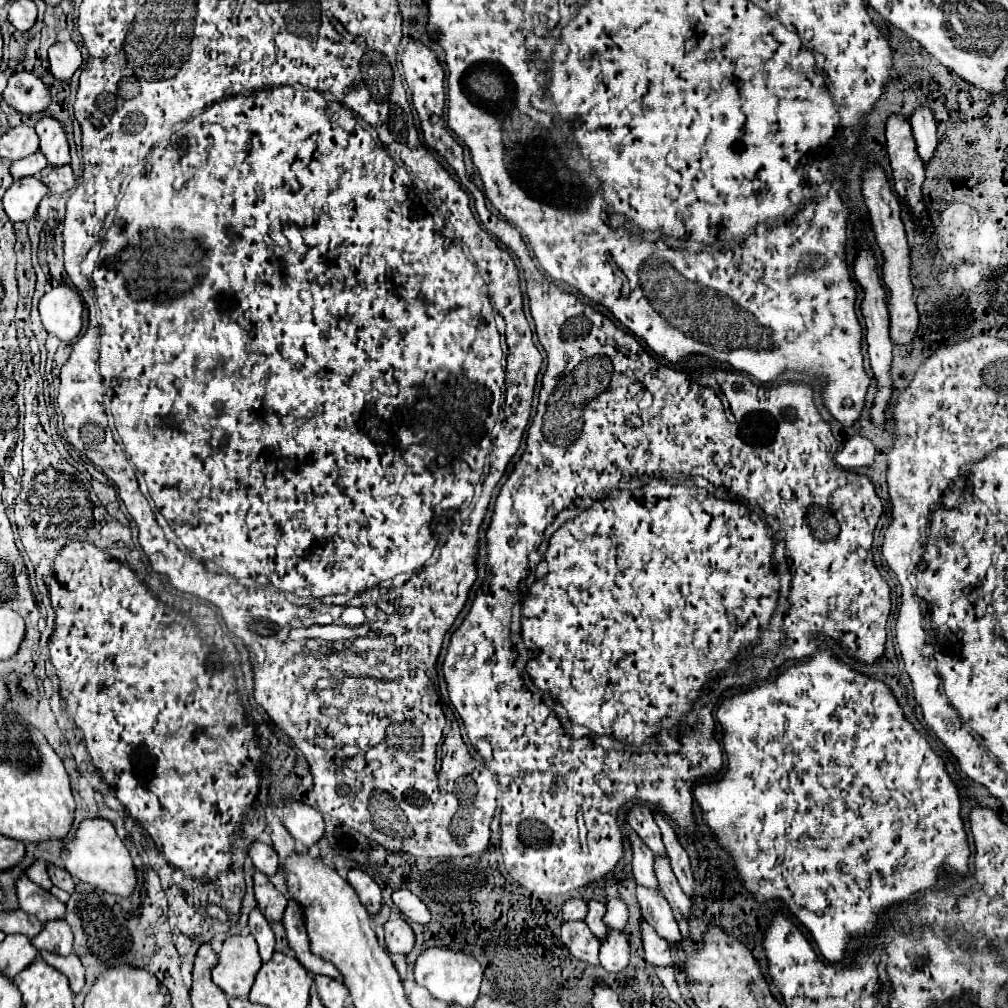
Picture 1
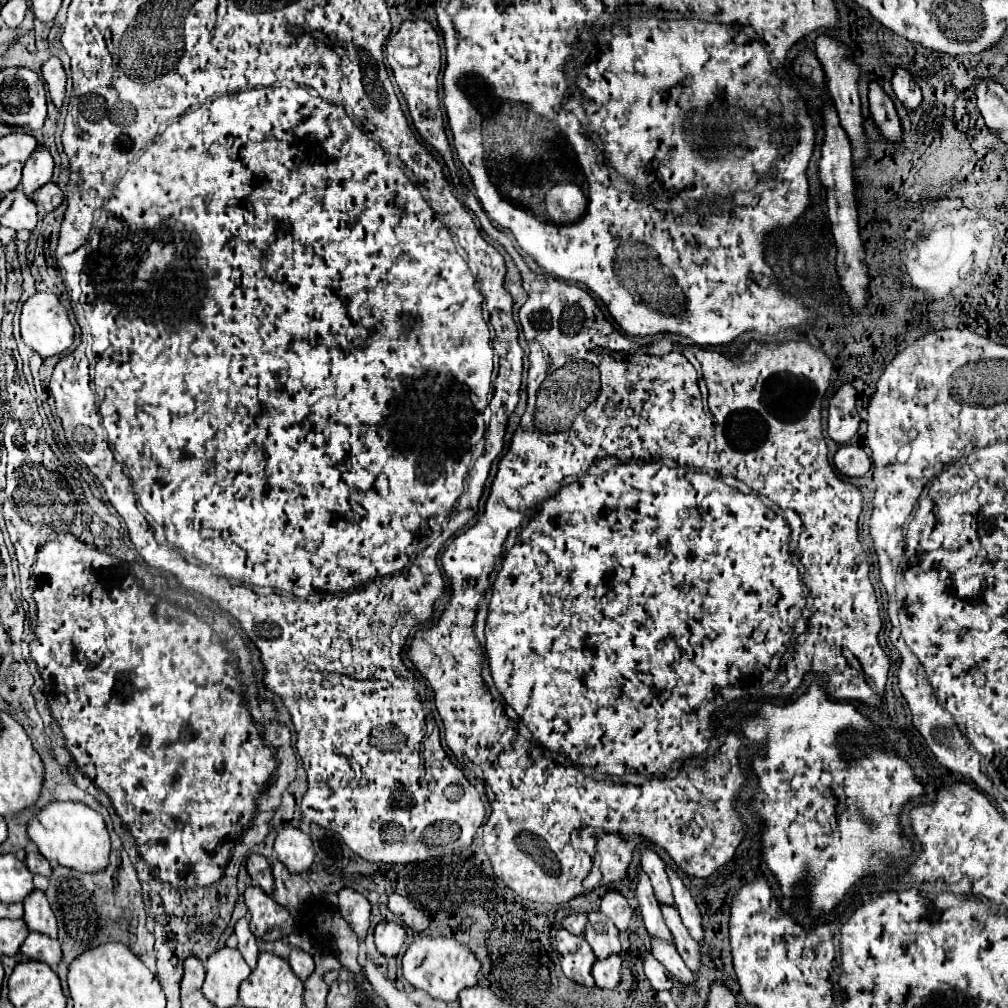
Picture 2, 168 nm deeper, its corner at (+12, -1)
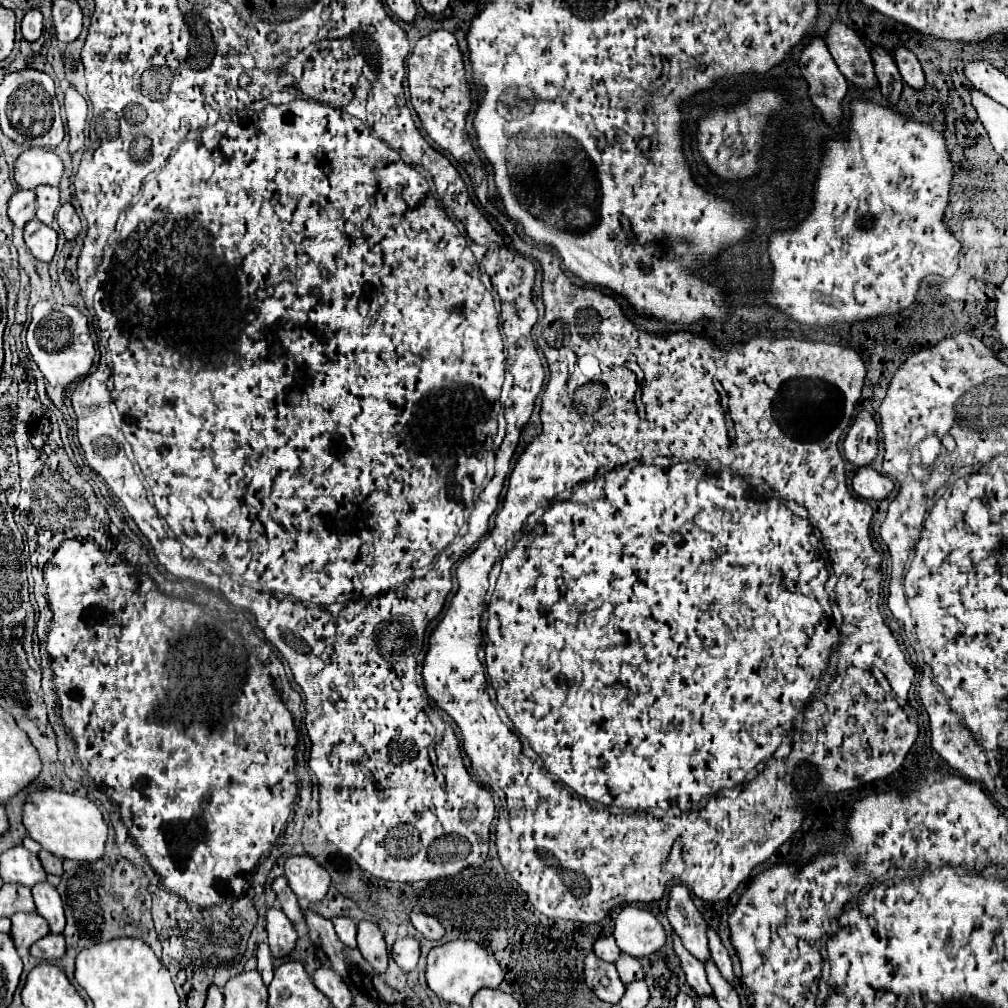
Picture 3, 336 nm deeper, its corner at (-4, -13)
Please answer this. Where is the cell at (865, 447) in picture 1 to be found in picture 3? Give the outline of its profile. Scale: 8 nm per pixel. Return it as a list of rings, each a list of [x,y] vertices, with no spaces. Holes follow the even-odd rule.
[[[862,467],[852,479],[852,487],[858,497],[870,501],[884,501],[894,491],[894,479],[874,471],[872,467]]]

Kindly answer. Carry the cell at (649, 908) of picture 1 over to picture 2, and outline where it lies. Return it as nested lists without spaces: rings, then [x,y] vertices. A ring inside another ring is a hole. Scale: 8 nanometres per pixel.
[[[652,937],[652,955],[654,955],[674,977],[678,977],[682,983],[692,983],[692,981],[694,981],[692,971],[684,965],[684,961],[682,961],[682,957],[678,955],[678,951],[676,951],[676,947],[674,947],[672,941]]]

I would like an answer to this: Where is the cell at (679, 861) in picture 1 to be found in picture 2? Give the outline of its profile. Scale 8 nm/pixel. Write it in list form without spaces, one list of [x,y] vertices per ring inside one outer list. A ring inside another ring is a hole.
[[[666,867],[666,873],[668,873],[668,879],[670,879],[670,885],[672,885],[672,893],[674,893],[674,903],[676,903],[676,909],[680,911],[680,917],[682,917],[682,923],[686,925],[686,929],[690,931],[690,935],[700,941],[702,939],[702,919],[700,919],[700,911],[690,895],[690,891],[686,889],[686,885],[682,883],[682,879],[676,875],[676,871],[672,871],[670,867]]]

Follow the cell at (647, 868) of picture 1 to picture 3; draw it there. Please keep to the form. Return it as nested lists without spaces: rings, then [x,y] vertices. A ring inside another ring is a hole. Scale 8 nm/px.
[[[674,935],[674,949],[680,957],[680,963],[682,963],[682,969],[686,973],[686,981],[688,985],[696,991],[698,997],[706,997],[706,995],[712,995],[712,987],[708,985],[708,979],[706,979],[706,971],[704,971],[704,965],[700,965],[700,961],[696,961],[696,957],[692,957],[684,945],[680,945],[680,937]]]

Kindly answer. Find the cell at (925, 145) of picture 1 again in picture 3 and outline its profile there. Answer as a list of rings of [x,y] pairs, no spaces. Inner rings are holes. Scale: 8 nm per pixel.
[[[896,47],[894,49],[894,59],[896,59],[896,65],[898,65],[898,71],[900,71],[902,79],[910,87],[922,89],[924,87],[924,73],[922,73],[918,57],[906,47]]]

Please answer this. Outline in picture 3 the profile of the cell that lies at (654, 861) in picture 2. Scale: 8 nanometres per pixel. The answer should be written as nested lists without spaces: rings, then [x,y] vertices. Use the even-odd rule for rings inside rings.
[[[676,885],[670,891],[668,903],[668,921],[674,933],[682,939],[682,945],[702,963],[710,959],[708,939],[706,939],[706,923],[698,909],[694,907],[690,893],[684,885]]]

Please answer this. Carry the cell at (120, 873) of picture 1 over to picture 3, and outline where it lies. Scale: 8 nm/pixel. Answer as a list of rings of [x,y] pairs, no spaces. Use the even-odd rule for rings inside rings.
[[[40,789],[32,791],[26,797],[22,807],[22,823],[28,835],[60,857],[68,857],[74,861],[96,861],[104,855],[108,827],[102,819],[100,809],[86,797],[64,793],[58,789]]]

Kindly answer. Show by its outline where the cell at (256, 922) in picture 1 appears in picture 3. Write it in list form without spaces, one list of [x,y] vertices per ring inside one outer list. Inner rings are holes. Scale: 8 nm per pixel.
[[[260,943],[258,945],[258,953],[256,953],[256,959],[258,959],[258,973],[262,975],[262,981],[264,985],[268,985],[272,981],[272,971],[274,971],[274,957],[268,949],[266,943]]]

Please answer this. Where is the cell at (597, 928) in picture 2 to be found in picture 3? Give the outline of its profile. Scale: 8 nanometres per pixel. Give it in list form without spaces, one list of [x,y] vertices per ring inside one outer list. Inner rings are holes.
[[[624,953],[624,957],[620,957],[620,961],[616,963],[616,969],[618,969],[620,979],[622,979],[624,985],[628,985],[628,983],[632,983],[632,981],[638,981],[638,979],[644,979],[644,969],[642,969],[640,961],[634,959],[634,957],[628,957],[626,953]]]

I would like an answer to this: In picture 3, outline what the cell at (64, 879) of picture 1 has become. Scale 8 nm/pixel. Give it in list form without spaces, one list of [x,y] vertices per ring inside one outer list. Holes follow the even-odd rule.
[[[40,851],[38,853],[38,857],[40,857],[40,861],[42,861],[42,865],[44,865],[44,871],[46,873],[52,873],[52,875],[62,875],[62,859],[58,857],[58,855],[54,855],[54,853],[48,853],[48,851]]]

